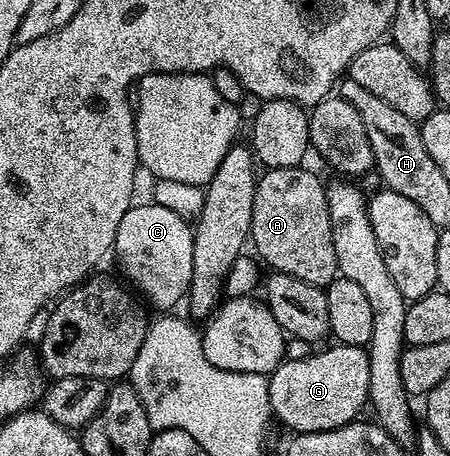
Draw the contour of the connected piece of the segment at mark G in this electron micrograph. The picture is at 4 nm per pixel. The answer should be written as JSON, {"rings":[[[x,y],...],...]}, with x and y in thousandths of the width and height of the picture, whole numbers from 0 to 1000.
{"rings":[[[733,754],[733,765],[689,783],[627,789],[596,820],[604,912],[618,914],[653,952],[736,945],[776,930],[802,895],[820,888],[824,796],[809,757]]]}

